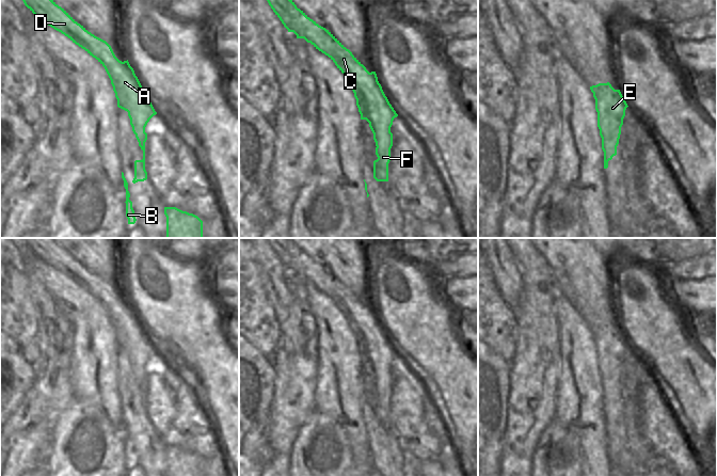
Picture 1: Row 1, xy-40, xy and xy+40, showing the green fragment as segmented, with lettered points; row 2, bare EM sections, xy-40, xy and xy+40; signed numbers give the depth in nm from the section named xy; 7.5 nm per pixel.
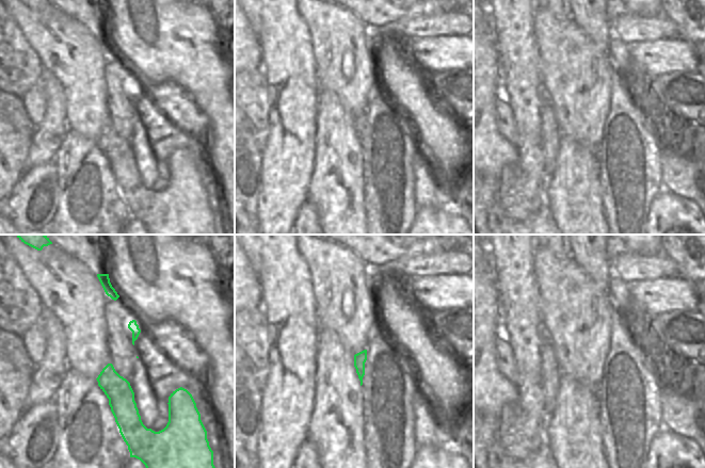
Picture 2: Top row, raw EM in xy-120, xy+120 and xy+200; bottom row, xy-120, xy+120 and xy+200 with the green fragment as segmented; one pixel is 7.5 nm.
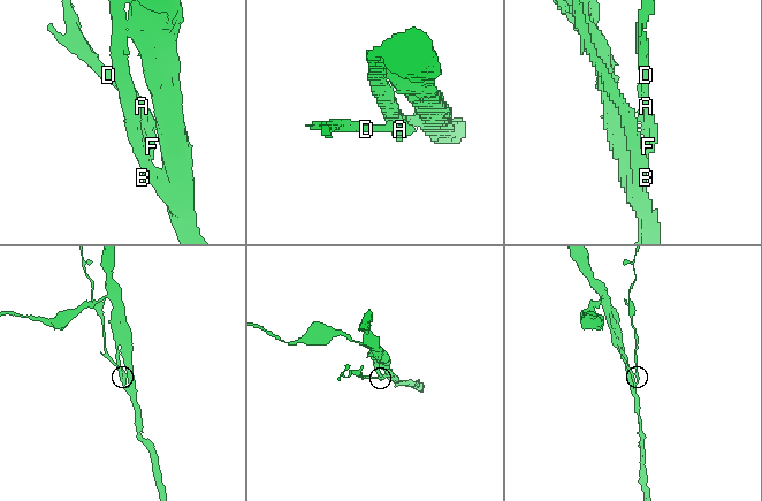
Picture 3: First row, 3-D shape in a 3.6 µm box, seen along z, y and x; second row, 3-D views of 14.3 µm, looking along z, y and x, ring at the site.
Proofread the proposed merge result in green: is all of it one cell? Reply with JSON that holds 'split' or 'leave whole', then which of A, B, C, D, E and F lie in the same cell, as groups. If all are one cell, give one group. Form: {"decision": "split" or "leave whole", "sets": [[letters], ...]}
{"decision": "split", "sets": [["A", "C", "D", "E"], ["B", "F"]]}

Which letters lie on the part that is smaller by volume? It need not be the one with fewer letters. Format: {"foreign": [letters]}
{"foreign": ["A", "C", "D", "E"]}

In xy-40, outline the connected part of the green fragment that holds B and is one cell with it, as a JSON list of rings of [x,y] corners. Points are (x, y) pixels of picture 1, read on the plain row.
[[[122,411],[122,417],[124,419],[124,426],[126,428],[126,456],[128,458],[128,463],[134,463],[137,458],[134,456],[134,449],[132,447],[132,441],[129,439],[130,432],[128,430],[128,422],[124,415],[124,412]]]

